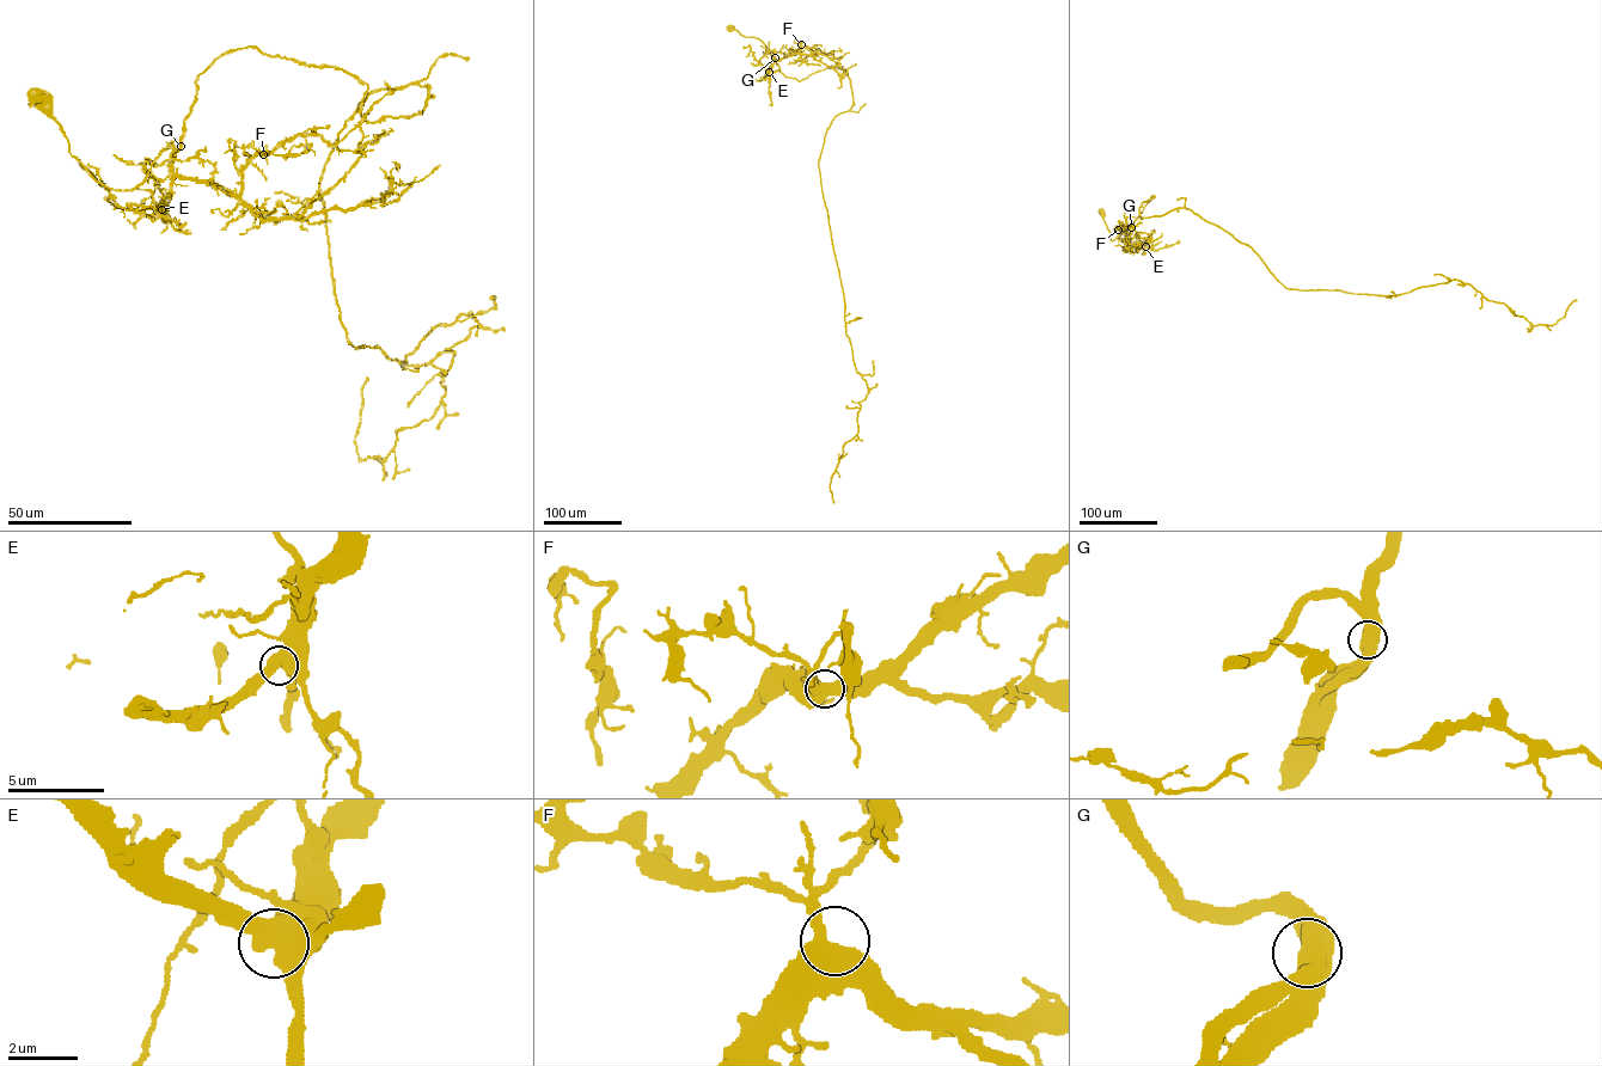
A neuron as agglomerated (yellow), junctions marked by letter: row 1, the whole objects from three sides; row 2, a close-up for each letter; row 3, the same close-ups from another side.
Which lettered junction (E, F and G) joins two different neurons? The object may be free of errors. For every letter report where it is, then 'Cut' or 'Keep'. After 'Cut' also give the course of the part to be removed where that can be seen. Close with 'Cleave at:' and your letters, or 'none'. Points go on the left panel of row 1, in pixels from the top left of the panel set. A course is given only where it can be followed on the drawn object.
E: Place: (161, 209). Keep
F: Place: (263, 154). Keep
G: Place: (181, 146). Keep
Cleave at: none

